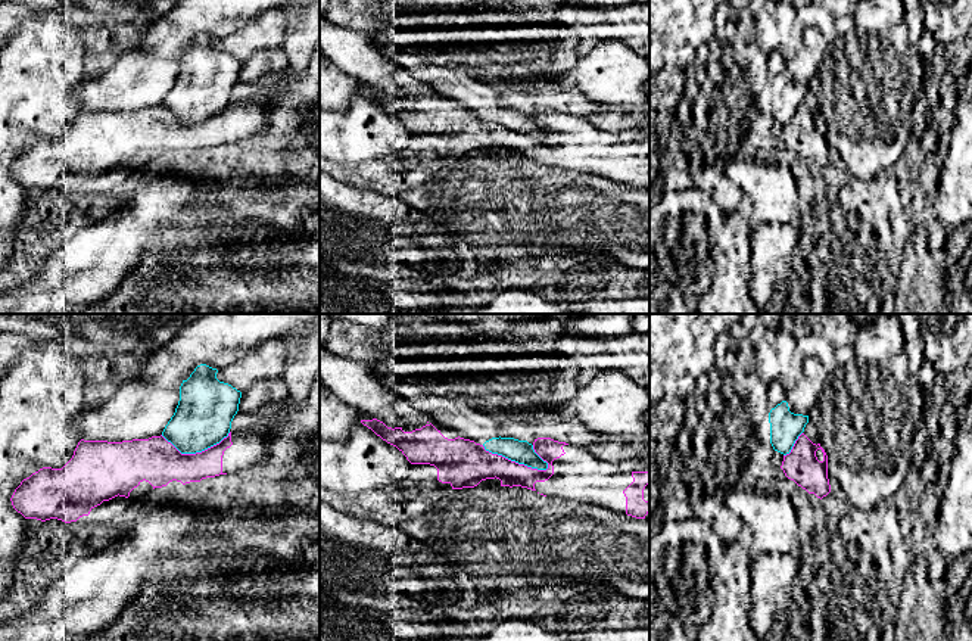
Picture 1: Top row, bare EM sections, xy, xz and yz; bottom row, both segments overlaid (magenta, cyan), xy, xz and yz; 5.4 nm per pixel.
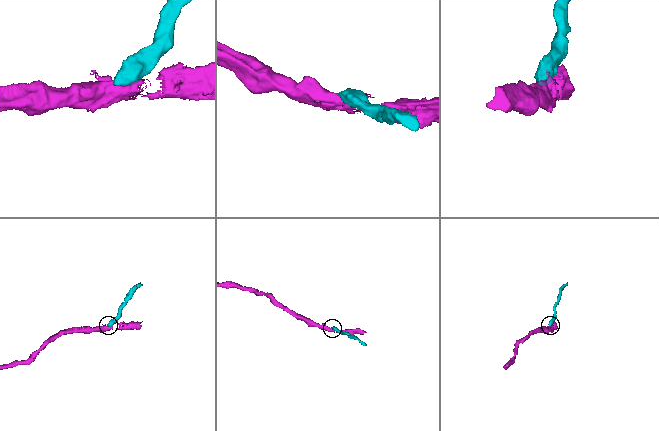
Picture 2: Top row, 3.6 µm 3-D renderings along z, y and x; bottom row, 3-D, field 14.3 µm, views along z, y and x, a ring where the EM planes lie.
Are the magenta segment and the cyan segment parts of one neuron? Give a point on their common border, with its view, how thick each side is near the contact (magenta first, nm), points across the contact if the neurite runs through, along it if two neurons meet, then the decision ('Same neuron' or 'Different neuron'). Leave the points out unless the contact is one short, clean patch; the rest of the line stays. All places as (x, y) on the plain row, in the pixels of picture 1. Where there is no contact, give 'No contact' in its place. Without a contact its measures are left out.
Touches magenta at xz (514, 131). Thickness 240 nm (magenta) against 130 nm. Boundary: xz (482, 115), (519, 133), (538, 139), (548, 137). Different neuron

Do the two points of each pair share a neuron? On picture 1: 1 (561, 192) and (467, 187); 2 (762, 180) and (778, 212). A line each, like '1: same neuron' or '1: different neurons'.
1: same neuron
2: same neuron

